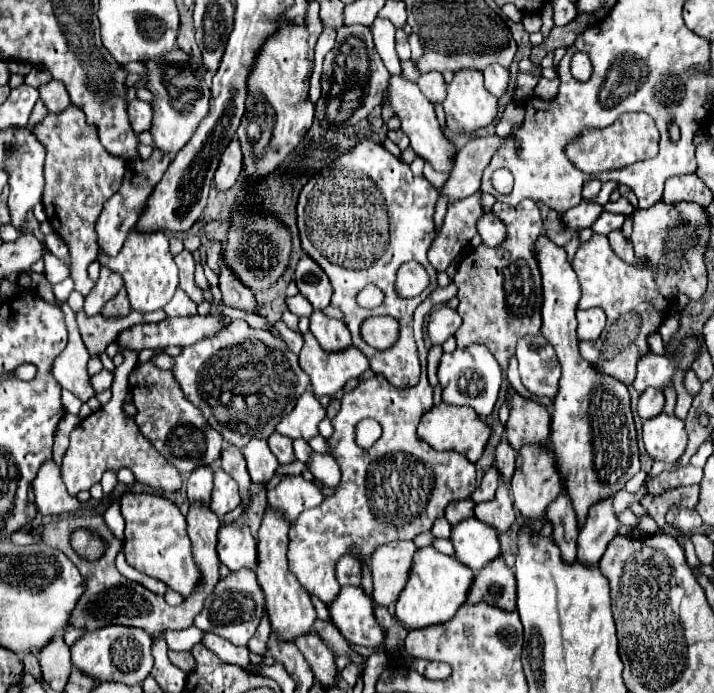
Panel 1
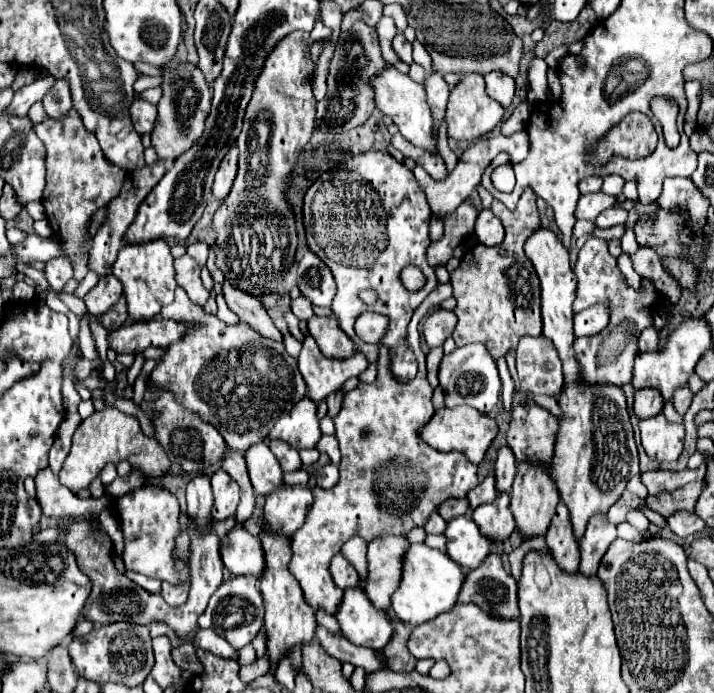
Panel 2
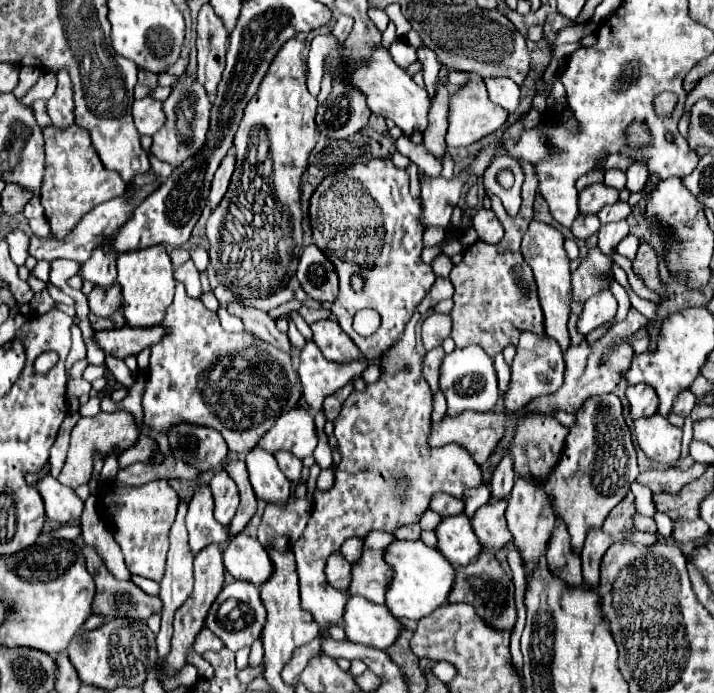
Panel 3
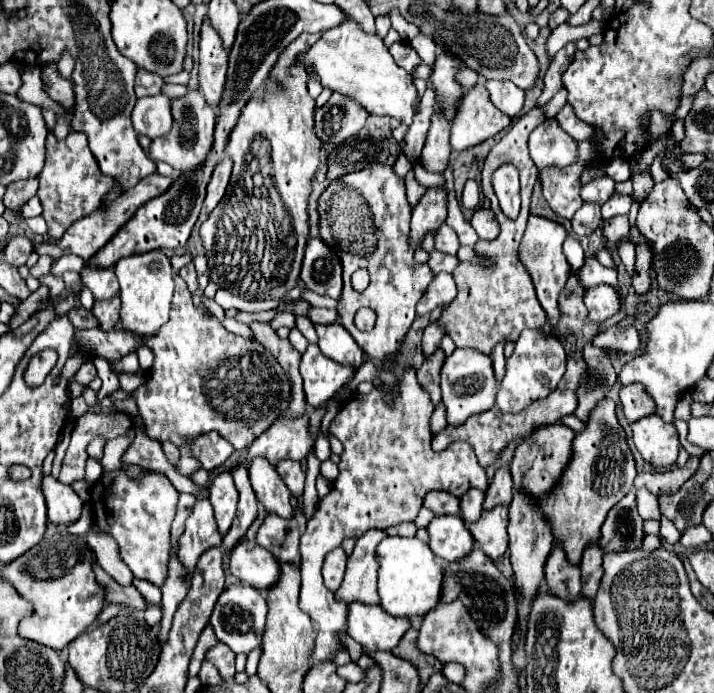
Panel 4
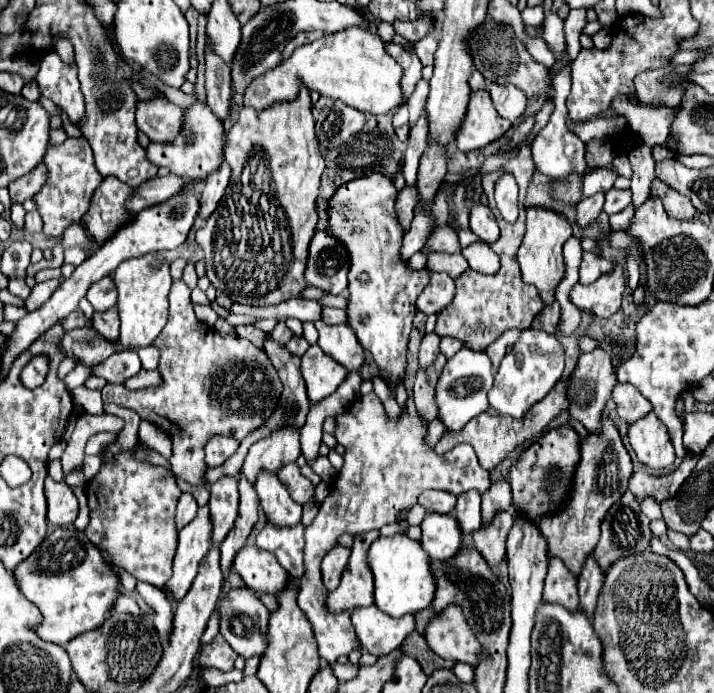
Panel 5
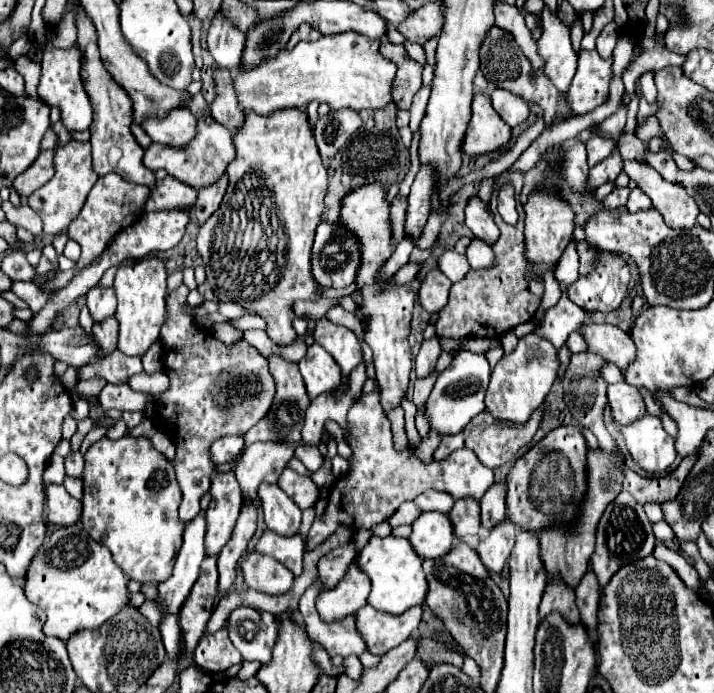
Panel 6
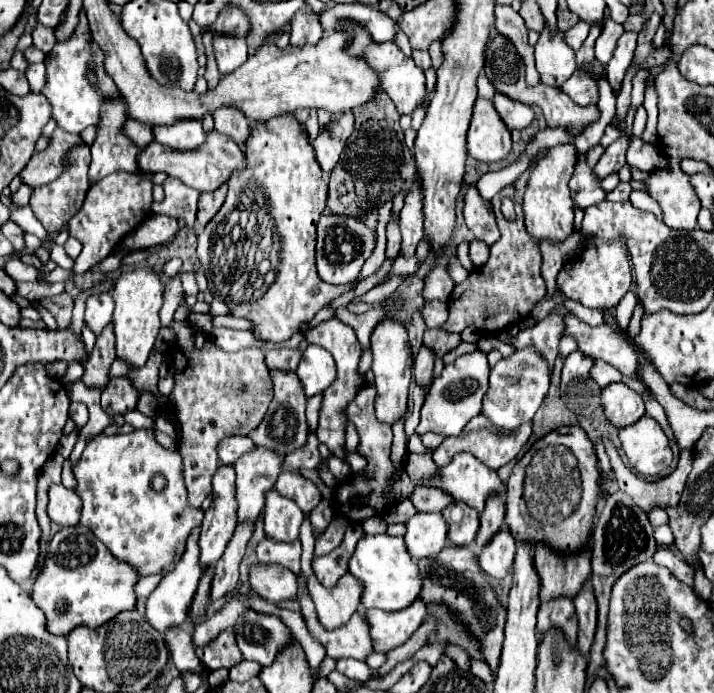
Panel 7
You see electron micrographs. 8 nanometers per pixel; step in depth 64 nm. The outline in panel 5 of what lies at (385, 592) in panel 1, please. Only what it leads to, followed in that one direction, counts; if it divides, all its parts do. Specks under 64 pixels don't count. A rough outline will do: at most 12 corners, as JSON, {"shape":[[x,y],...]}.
{"shape":[[378,530],[354,536],[340,588],[326,598],[328,612],[372,604],[374,582],[366,550]]}

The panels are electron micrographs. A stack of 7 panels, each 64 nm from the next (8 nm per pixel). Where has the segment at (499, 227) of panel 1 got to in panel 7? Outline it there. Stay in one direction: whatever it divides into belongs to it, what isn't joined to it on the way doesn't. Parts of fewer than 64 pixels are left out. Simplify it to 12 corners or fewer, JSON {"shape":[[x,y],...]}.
{"shape":[[474,184],[464,196],[466,226],[488,246],[500,240],[492,204]]}

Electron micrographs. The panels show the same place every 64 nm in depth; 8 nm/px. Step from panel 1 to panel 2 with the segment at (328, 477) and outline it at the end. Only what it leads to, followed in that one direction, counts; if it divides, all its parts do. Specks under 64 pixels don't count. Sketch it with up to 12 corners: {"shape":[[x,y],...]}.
{"shape":[[336,464],[316,470],[316,484],[332,488],[338,482]]}

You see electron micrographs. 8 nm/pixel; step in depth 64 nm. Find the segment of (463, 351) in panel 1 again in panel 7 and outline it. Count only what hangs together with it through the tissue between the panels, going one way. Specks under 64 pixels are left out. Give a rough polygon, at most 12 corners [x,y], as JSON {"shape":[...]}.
{"shape":[[470,352],[434,378],[416,434],[456,436],[480,414],[488,358]]}

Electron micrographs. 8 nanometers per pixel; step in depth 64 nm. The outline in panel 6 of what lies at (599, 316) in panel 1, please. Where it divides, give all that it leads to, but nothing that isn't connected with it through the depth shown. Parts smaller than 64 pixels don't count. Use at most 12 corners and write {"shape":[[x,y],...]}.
{"shape":[[598,252],[590,274],[566,292],[588,312],[612,312],[628,294],[630,270]]}

